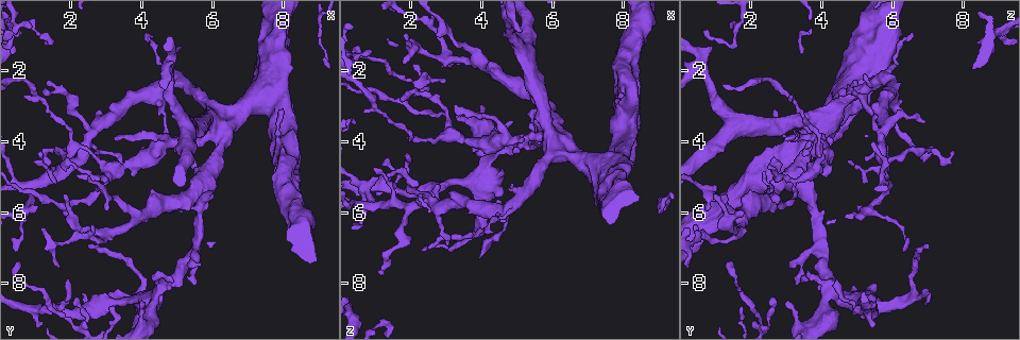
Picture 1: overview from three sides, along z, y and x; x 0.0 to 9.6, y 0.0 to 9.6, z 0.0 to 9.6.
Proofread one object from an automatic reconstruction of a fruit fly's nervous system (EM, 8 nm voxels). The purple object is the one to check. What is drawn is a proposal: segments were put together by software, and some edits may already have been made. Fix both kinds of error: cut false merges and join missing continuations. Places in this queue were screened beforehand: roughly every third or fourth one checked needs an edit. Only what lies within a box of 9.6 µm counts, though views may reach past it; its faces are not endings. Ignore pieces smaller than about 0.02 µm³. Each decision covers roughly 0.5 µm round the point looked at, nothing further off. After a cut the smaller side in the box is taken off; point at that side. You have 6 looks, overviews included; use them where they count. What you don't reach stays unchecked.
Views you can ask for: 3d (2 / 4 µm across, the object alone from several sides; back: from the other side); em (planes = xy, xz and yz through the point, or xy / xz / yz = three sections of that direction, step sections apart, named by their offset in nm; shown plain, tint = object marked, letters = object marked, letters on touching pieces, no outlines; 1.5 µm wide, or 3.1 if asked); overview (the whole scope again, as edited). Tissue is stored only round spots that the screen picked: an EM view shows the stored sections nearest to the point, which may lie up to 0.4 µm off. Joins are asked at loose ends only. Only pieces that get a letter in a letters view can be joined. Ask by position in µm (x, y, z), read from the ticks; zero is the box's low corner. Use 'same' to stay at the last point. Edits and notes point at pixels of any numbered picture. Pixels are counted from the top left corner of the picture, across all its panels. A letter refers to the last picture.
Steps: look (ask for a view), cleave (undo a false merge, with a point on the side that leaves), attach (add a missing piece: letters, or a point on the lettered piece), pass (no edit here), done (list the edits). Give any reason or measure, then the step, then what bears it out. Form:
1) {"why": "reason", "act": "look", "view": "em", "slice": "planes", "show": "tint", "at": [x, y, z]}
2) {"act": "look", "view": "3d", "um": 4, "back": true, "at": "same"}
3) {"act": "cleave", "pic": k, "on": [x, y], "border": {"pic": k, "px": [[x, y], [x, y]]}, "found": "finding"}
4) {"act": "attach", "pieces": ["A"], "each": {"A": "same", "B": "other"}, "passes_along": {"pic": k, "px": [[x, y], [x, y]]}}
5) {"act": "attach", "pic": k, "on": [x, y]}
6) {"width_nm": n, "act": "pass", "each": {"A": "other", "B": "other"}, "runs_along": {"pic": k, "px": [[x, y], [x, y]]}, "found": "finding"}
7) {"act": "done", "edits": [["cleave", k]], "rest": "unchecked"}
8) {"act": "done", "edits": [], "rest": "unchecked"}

{"why": "free end", "act": "look", "view": "em", "slice": "xz", "step": 4, "show": "letters", "at": [2.70, 4.60, 5.20]}

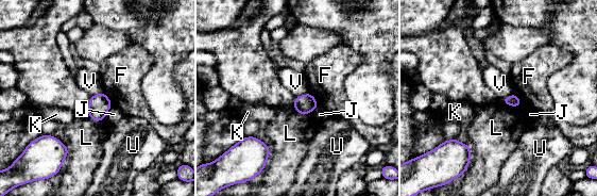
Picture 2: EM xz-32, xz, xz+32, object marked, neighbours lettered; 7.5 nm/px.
{"act": "pass", "each": {"F": "other", "J": "other", "K": "other", "L": "other", "U": "other", "V": "other"}, "border": {"pic": 2, "px": [[309, 92], [295, 97]]}, "found": "none of them fits"}

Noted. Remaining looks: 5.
{"why": "branch stops here", "act": "look", "view": "em", "slice": "xz", "step": 8, "show": "letters", "at": [1.25, 2.30, 5.00]}

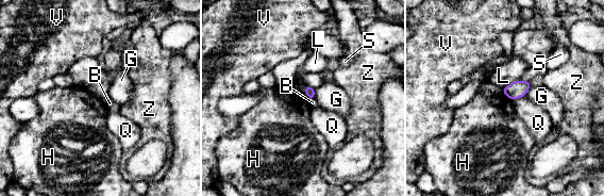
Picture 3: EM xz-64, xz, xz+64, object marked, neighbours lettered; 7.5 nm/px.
{"act": "pass", "each": {"B": "other", "G": "other", "H": "other", "L": "other", "Q": "other", "S": "other", "V": "other", "Z": "other"}, "found": "no lettered piece goes on from it"}

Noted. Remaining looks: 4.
{"why": "an open end", "act": "look", "view": "em", "slice": "xz", "step": 4, "show": "tint", "at": [2.50, 6.95, 6.95]}

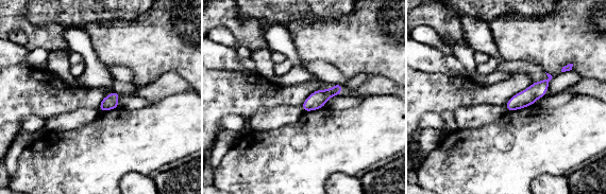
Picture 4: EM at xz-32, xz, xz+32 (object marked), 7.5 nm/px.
{"act": "look", "view": "em", "slice": "planes", "show": "letters", "at": "same"}

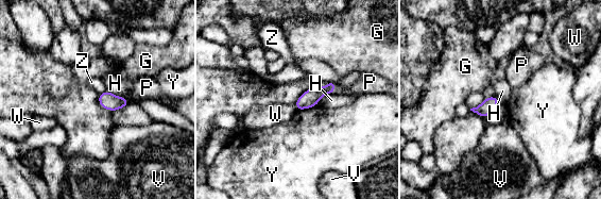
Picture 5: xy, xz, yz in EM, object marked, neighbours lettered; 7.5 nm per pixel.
{"act": "attach", "pic": 5, "on": [365, 84], "each": {"G": "other", "H": "other", "P": "same", "V": "other", "W": "other", "Y": "other", "Z": "other"}, "passes_along": {"pic": 5, "px": [[310, 98], [333, 88], [365, 84]]}, "found": "the neuron continues"}

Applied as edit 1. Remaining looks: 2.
{"act": "done", "edits": [["attach", 5]], "rest": "unchecked"}

